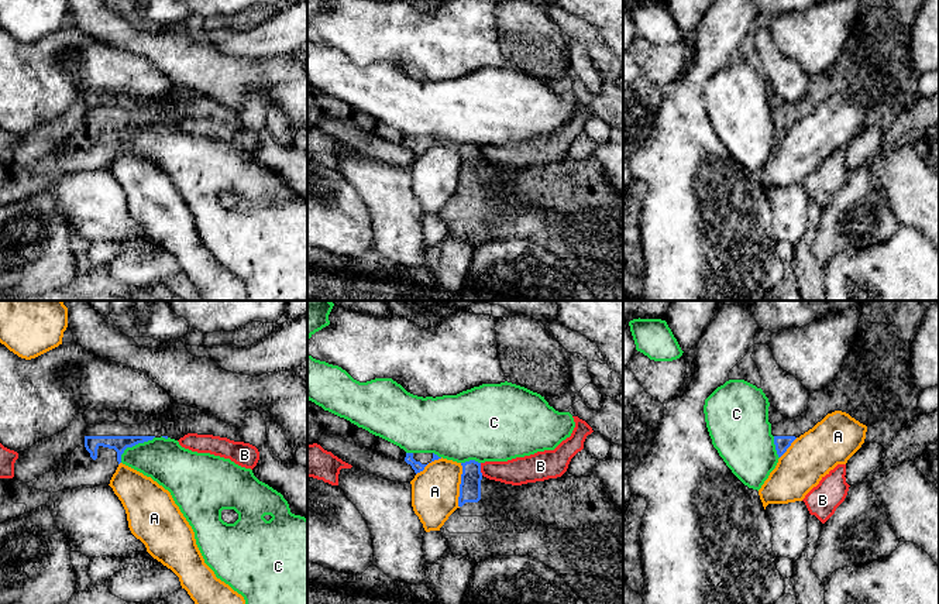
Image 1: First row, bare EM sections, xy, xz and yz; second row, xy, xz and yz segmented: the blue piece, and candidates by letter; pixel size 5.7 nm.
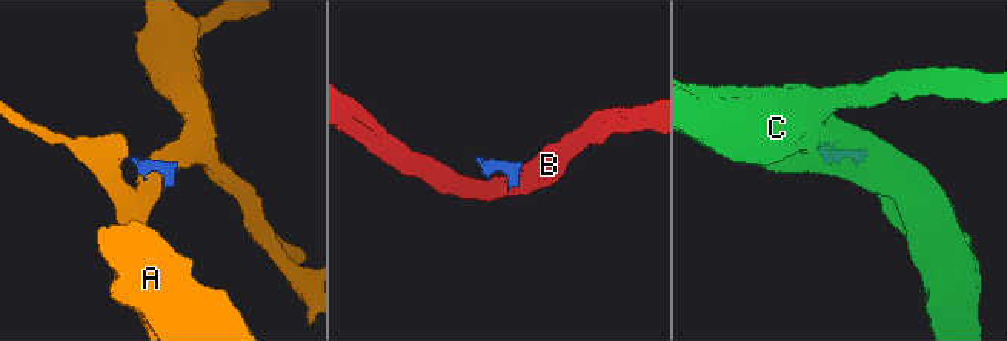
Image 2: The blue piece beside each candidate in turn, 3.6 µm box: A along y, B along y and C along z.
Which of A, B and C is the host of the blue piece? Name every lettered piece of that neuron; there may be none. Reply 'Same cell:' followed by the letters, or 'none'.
Same cell: none

